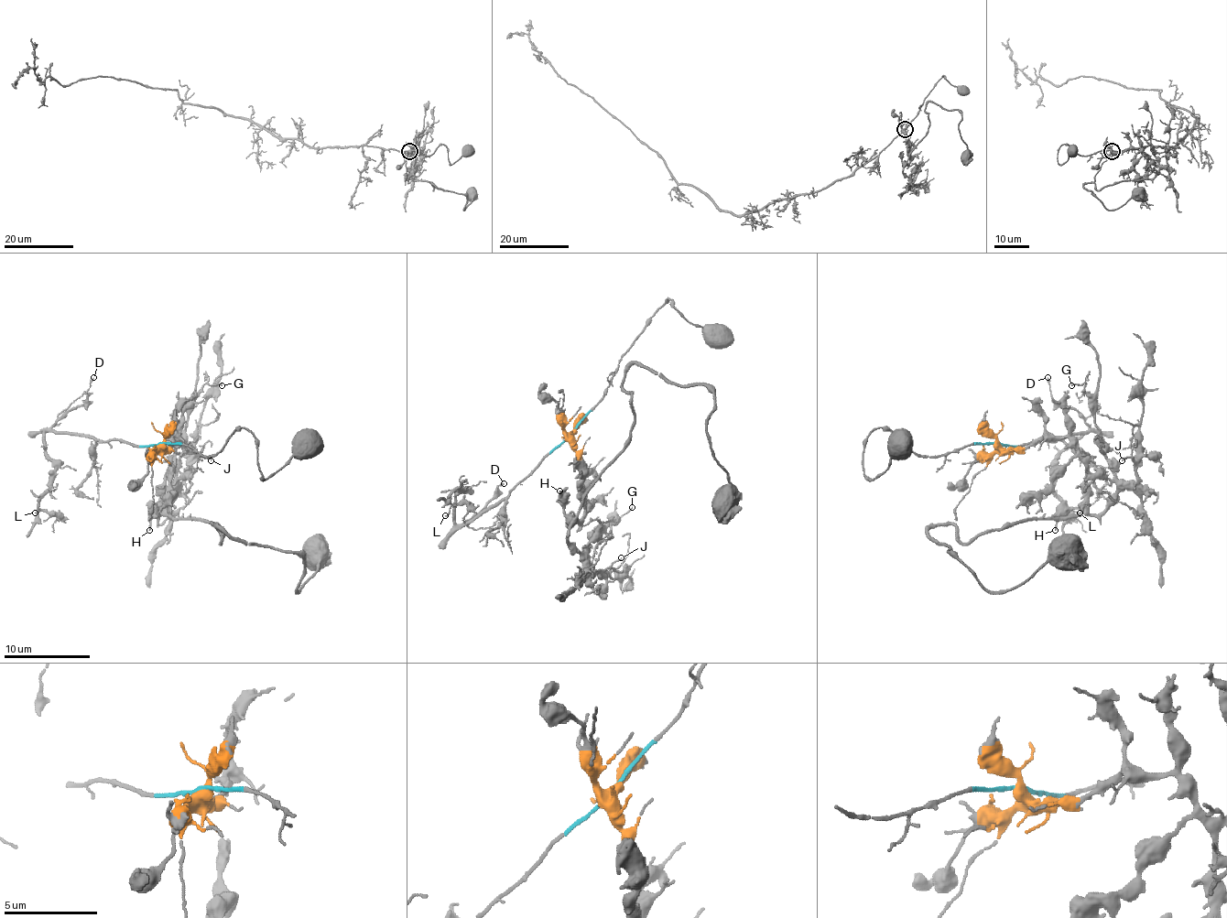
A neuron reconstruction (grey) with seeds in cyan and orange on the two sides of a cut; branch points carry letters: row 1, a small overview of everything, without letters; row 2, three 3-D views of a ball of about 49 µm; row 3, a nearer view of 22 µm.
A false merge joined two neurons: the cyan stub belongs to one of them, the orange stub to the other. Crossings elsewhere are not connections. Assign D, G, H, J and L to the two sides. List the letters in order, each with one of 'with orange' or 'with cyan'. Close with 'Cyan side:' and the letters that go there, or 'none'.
D: with cyan
G: with orange
H: with orange
J: with orange
L: with cyan
Cyan side: D, L

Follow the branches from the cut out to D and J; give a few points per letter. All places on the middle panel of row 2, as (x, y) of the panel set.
D: (572, 433), (509, 493), (463, 523), (503, 482)
J: (572, 433), (576, 458), (585, 480), (587, 511), (574, 523), (568, 541), (593, 571), (604, 571), (622, 558)

